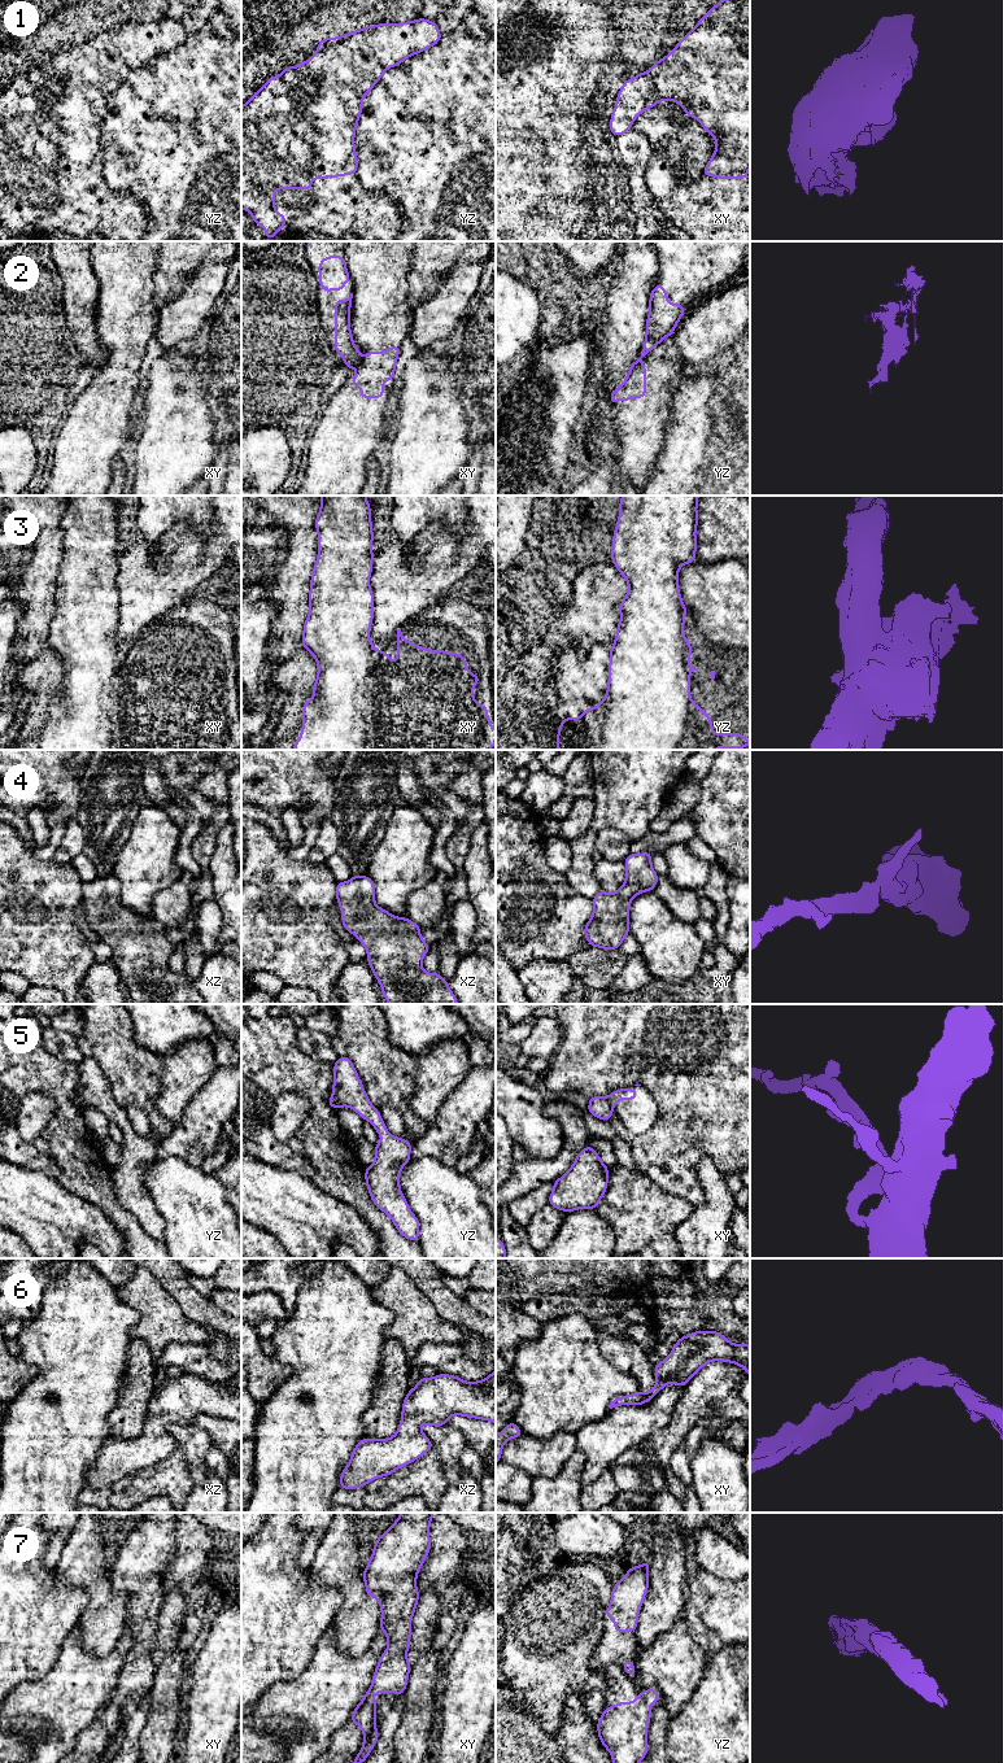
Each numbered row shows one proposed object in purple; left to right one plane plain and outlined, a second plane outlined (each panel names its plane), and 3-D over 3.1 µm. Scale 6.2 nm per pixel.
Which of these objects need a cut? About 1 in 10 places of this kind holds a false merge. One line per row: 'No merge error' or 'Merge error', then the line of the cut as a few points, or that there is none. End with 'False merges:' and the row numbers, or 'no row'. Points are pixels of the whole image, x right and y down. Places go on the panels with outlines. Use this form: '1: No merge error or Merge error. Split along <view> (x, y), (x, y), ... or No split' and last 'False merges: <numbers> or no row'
1: No merge error. No split
2: Merge error. Split along xy (362, 357), (358, 361)
3: No merge error. No split
4: No merge error. No split
5: No merge error. No split
6: No merge error. No split
7: No merge error. No split
False merges: 2

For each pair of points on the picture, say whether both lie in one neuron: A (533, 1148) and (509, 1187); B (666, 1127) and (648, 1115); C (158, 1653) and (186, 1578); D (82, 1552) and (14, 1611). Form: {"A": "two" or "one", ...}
{"A": "two", "B": "two", "C": "two", "D": "two"}

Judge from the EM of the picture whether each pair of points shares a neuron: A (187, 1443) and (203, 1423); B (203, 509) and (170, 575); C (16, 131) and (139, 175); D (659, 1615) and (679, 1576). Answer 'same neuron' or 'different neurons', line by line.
A: different neurons
B: different neurons
C: different neurons
D: same neuron

